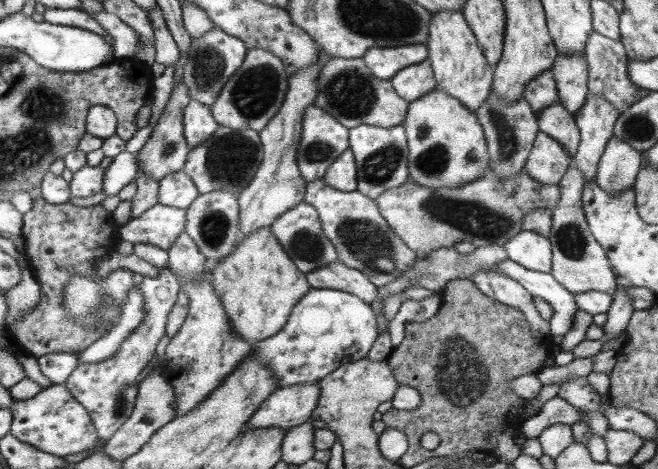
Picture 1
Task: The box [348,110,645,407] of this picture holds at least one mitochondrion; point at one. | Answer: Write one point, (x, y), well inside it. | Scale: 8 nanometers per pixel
(477, 219)

